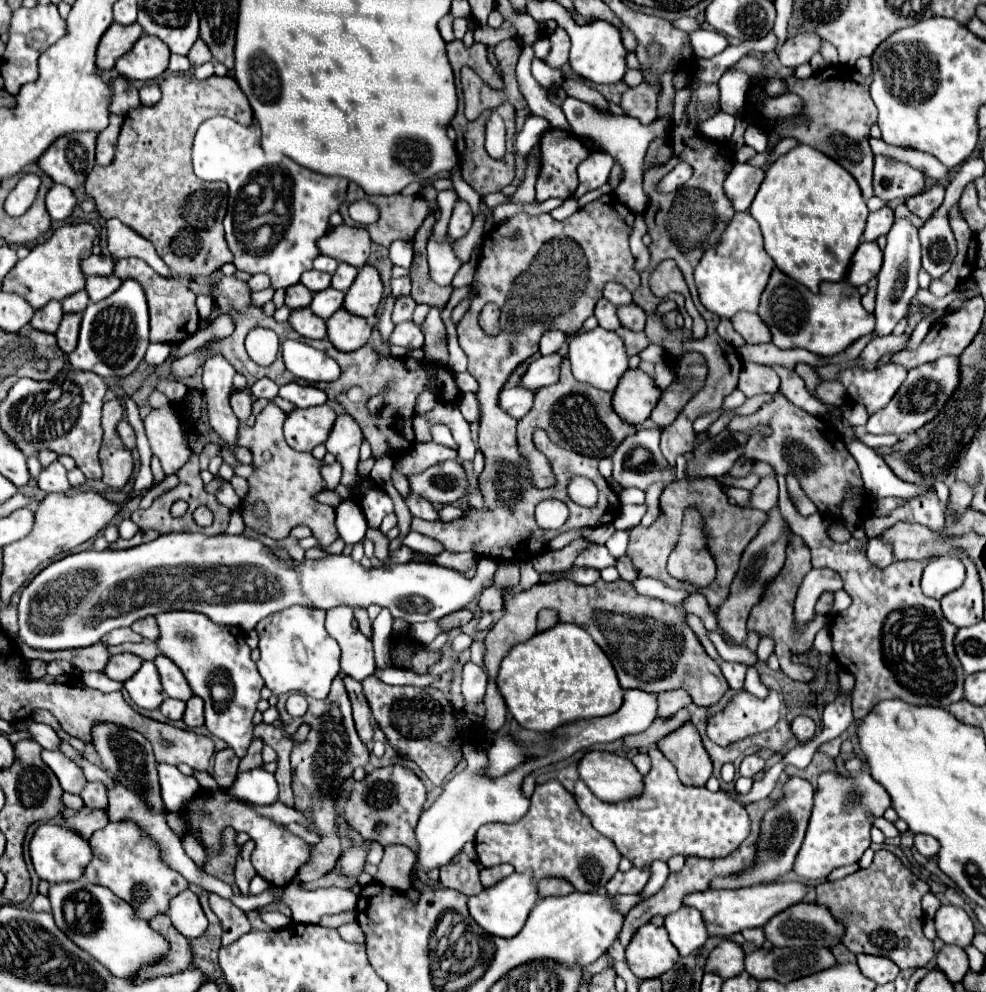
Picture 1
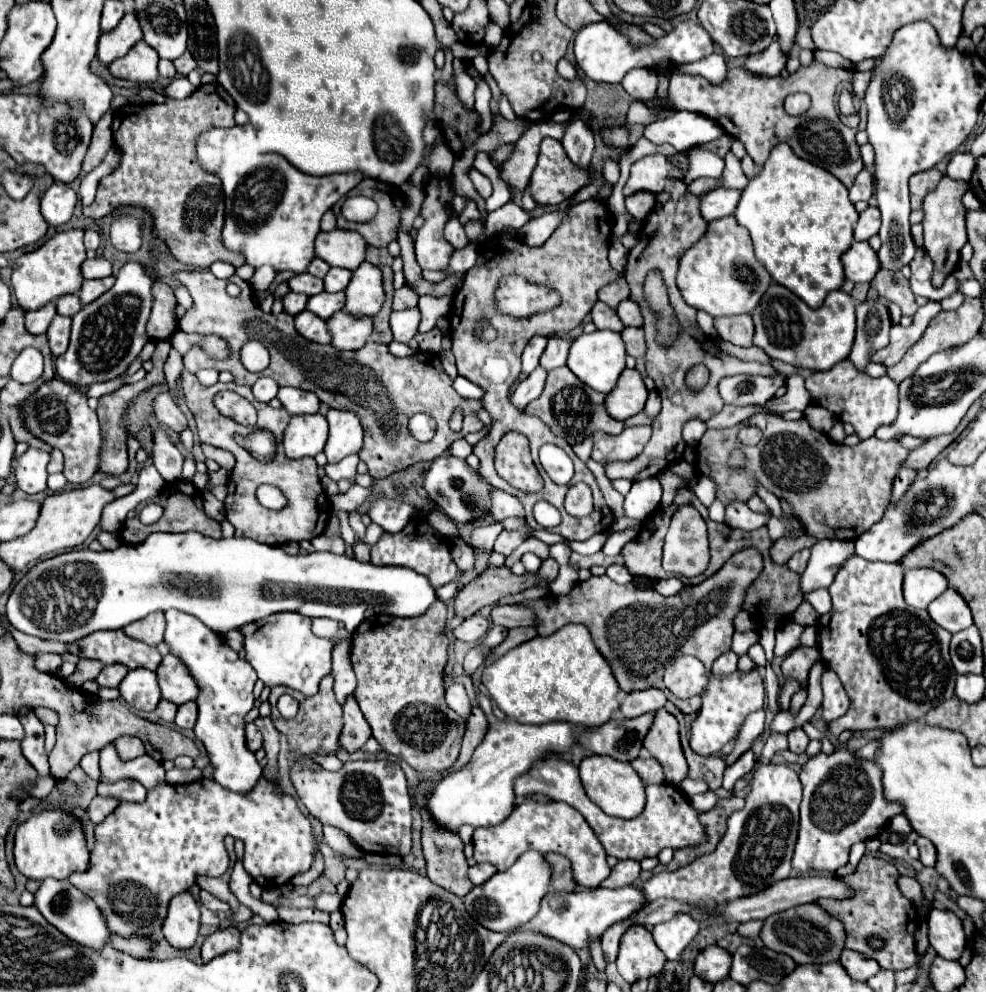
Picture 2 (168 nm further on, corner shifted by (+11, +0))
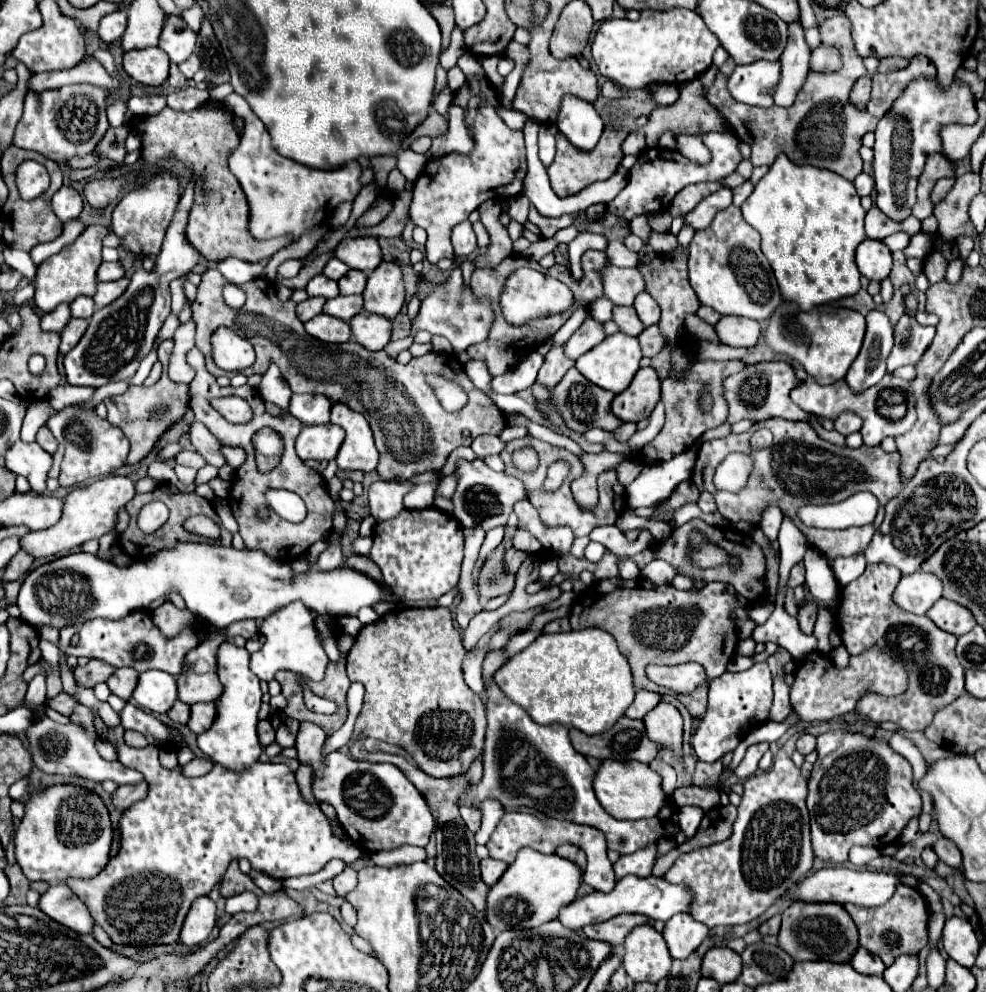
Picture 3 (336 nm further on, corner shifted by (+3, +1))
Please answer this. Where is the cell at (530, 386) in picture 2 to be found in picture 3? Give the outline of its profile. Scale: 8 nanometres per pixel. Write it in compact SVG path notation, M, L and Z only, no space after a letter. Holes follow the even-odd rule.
M563 345L551 347L551 351L545 355L545 363L543 363L541 371L539 371L537 383L541 383L543 387L553 389L561 381L561 377L567 373L567 369L573 367L573 365L575 365L575 361L565 357Z

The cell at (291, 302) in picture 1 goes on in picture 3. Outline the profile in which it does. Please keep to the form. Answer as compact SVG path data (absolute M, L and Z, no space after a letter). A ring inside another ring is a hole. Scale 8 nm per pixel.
M309 297L305 299L303 303L297 303L297 317L305 323L309 319L313 319L315 315L321 313L321 307L323 307L325 299L323 297Z

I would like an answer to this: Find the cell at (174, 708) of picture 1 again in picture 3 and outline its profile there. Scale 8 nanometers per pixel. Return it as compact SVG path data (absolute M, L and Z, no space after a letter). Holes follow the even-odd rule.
M177 701L177 703L167 711L167 715L171 717L171 721L185 725L185 723L189 721L189 705L185 705L185 703Z

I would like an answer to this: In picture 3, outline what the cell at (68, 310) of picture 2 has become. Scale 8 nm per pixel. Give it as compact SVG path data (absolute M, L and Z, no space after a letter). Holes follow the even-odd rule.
M77 297L69 307L73 317L83 317L83 319L89 319L95 311L95 303L91 297Z

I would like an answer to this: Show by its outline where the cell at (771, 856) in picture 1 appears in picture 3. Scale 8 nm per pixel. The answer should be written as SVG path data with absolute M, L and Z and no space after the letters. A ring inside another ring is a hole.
M783 749L775 755L773 767L769 771L757 773L745 779L743 799L737 807L737 819L733 823L733 833L729 839L681 855L675 865L663 875L669 883L685 885L693 893L691 917L705 923L707 927L717 925L741 925L757 919L767 907L771 907L789 887L799 883L813 865L813 849L809 837L809 811L805 807L807 779L795 767L795 763L785 755Z

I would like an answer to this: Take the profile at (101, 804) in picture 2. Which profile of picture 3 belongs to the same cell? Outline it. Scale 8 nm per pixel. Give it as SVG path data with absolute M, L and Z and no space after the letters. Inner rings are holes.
M139 783L139 785L123 785L117 787L117 791L111 795L111 801L115 805L115 809L125 811L127 807L131 807L133 803L137 803L141 797L147 795L147 783Z

